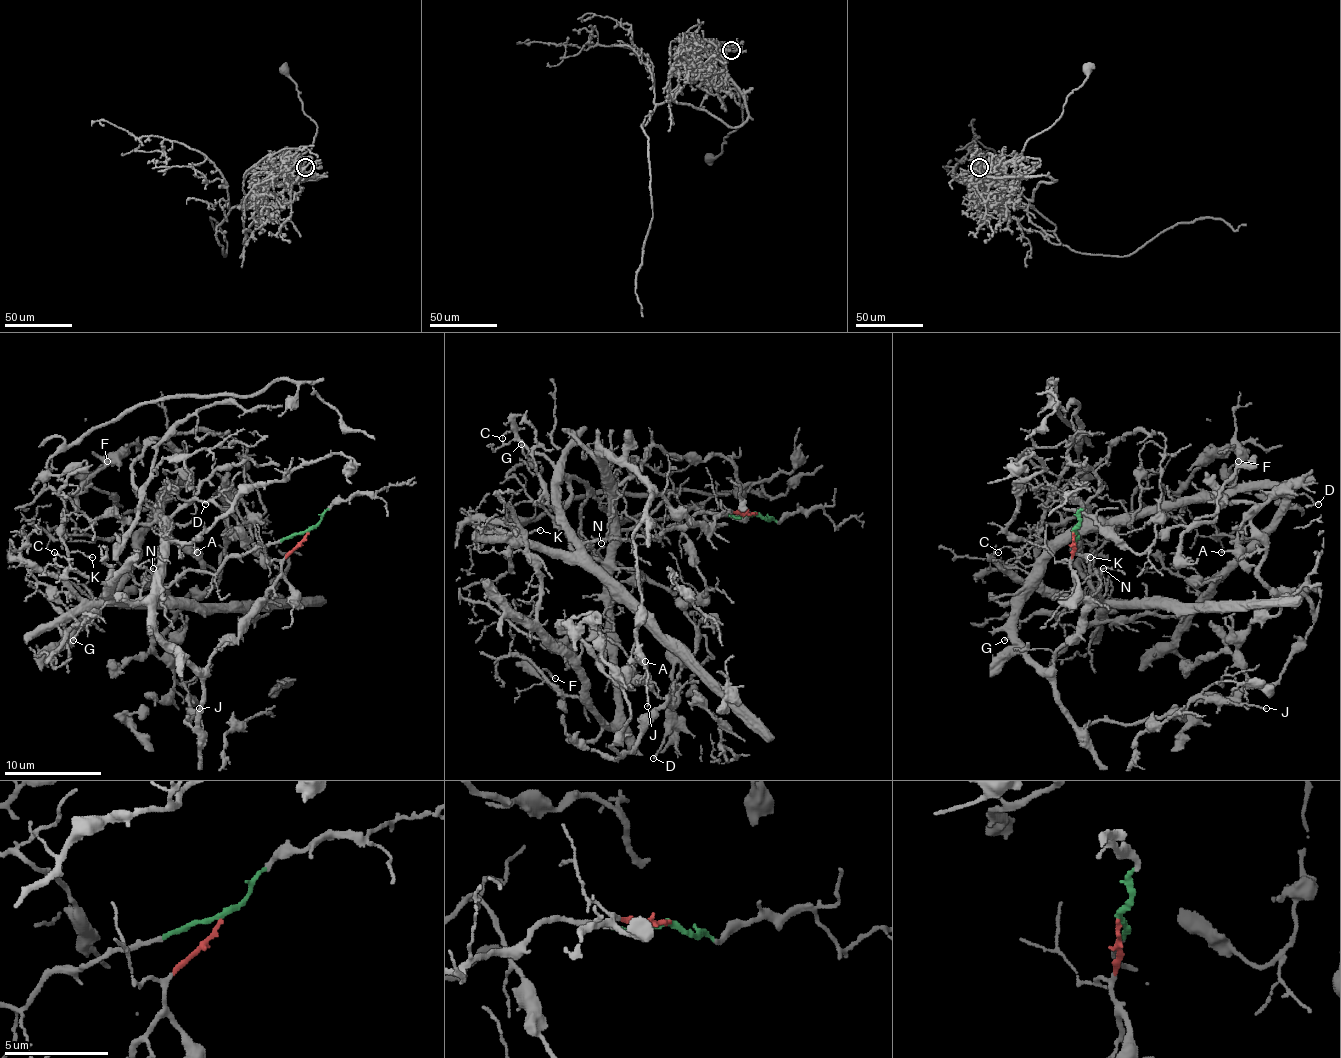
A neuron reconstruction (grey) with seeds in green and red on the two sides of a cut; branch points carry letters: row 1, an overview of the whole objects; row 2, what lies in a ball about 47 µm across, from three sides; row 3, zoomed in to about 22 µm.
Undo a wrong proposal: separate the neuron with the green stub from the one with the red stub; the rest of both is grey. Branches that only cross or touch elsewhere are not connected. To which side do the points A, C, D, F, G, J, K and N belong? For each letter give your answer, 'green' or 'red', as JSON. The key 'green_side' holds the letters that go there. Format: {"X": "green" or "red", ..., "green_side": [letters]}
{"A": "red", "C": "green", "D": "red", "F": "red", "G": "green", "J": "red", "K": "green", "N": "green", "green_side": ["C", "G", "K", "N"]}

